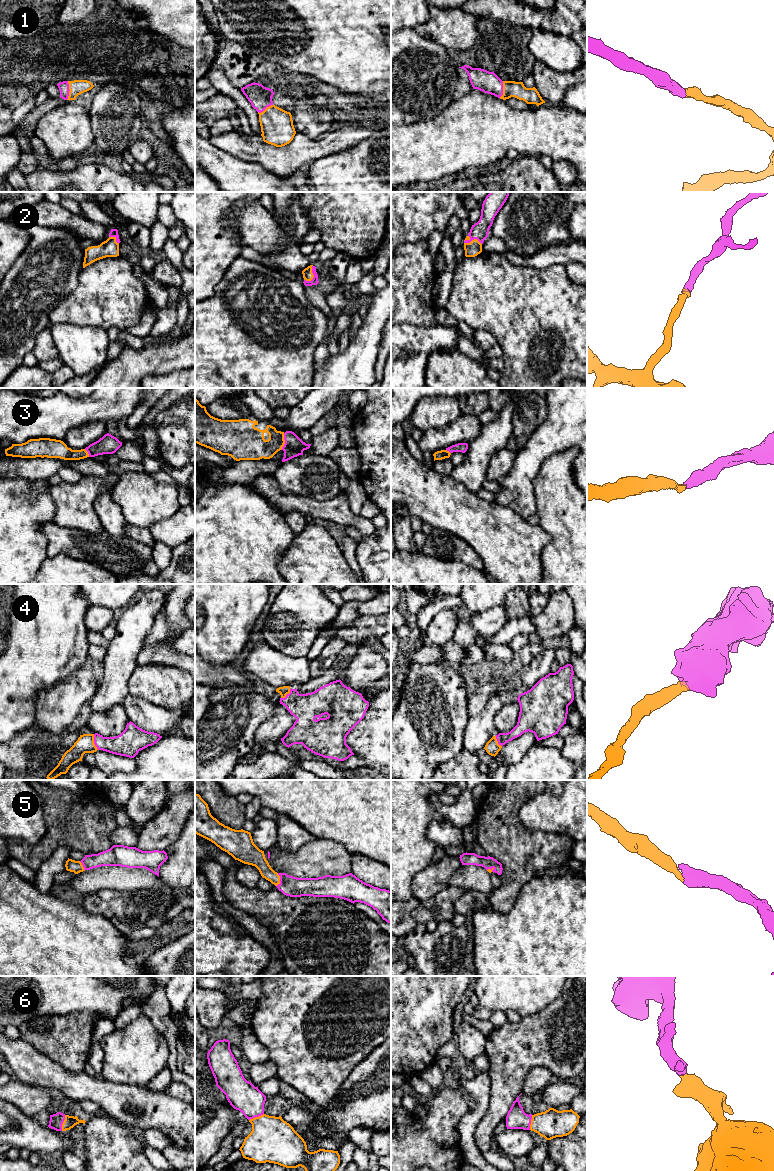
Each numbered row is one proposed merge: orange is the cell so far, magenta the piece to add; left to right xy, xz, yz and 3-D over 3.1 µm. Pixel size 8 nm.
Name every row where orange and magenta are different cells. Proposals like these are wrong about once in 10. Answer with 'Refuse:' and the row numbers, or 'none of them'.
Refuse: none of them

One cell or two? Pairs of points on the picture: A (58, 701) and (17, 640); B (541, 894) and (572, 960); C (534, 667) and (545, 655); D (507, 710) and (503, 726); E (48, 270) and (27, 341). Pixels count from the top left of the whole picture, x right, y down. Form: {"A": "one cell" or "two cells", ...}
{"A": "two cells", "B": "one cell", "C": "one cell", "D": "one cell", "E": "one cell"}

